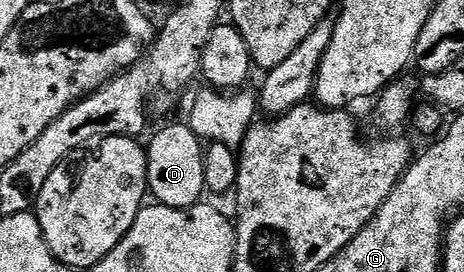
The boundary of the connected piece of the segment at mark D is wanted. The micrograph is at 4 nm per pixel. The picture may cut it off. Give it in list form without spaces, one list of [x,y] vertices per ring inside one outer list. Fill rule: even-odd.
[[[187,124],[167,126],[164,130],[157,131],[152,136],[151,143],[146,143],[145,149],[147,151],[147,189],[150,197],[158,205],[169,208],[186,208],[186,206],[196,205],[202,199],[199,197],[207,190],[205,168],[203,167],[205,146]]]

